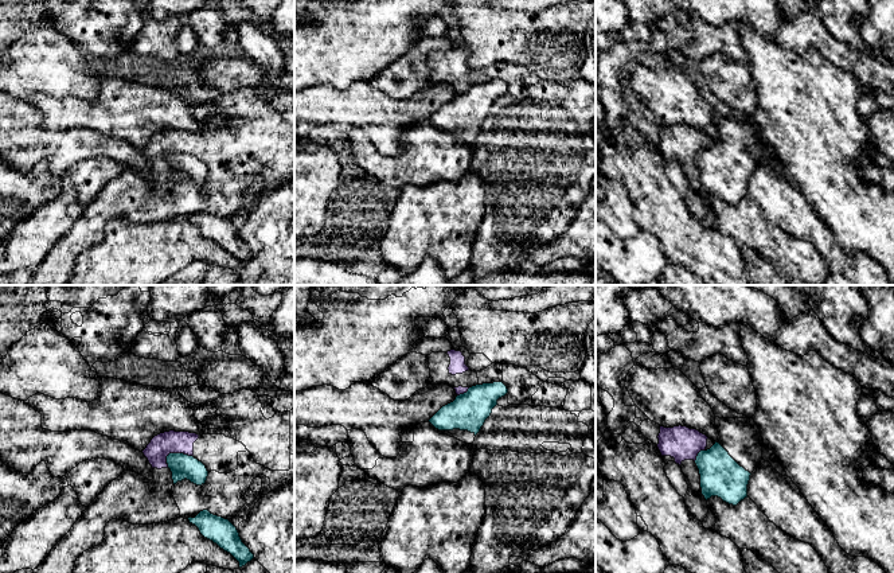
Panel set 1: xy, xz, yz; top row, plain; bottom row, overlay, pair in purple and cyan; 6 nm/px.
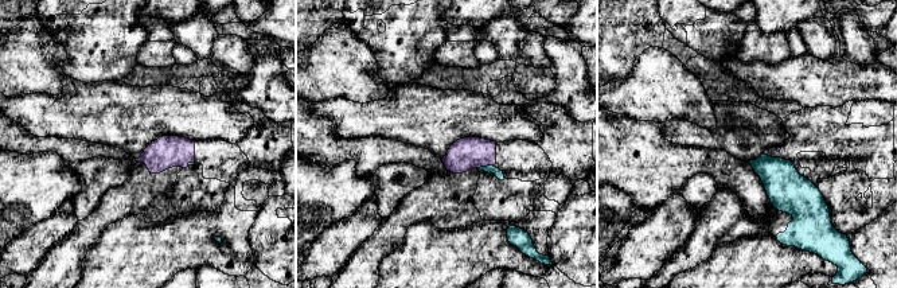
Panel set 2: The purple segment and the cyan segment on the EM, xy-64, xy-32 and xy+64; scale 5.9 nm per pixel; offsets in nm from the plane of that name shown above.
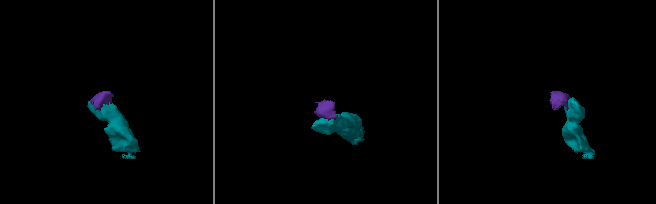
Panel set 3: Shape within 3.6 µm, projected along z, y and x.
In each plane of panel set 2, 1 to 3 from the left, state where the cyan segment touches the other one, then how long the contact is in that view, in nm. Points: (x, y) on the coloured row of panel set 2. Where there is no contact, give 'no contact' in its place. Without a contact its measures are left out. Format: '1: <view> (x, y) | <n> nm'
1: no contact
2: xy-32 (486, 166) | 110 nm
3: no contact

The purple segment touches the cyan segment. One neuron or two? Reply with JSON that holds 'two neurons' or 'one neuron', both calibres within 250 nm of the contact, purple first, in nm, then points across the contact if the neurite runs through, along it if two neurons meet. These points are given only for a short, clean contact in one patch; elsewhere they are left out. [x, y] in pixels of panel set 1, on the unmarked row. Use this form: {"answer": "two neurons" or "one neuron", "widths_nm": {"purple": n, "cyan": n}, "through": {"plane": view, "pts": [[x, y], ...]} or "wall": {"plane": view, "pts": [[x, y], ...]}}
{"answer": "two neurons", "widths_nm": {"purple": 140, "cyan": 150}, "wall": {"plane": "xy", "pts": [[192, 154], [170, 152], [167, 155], [167, 166]]}}

